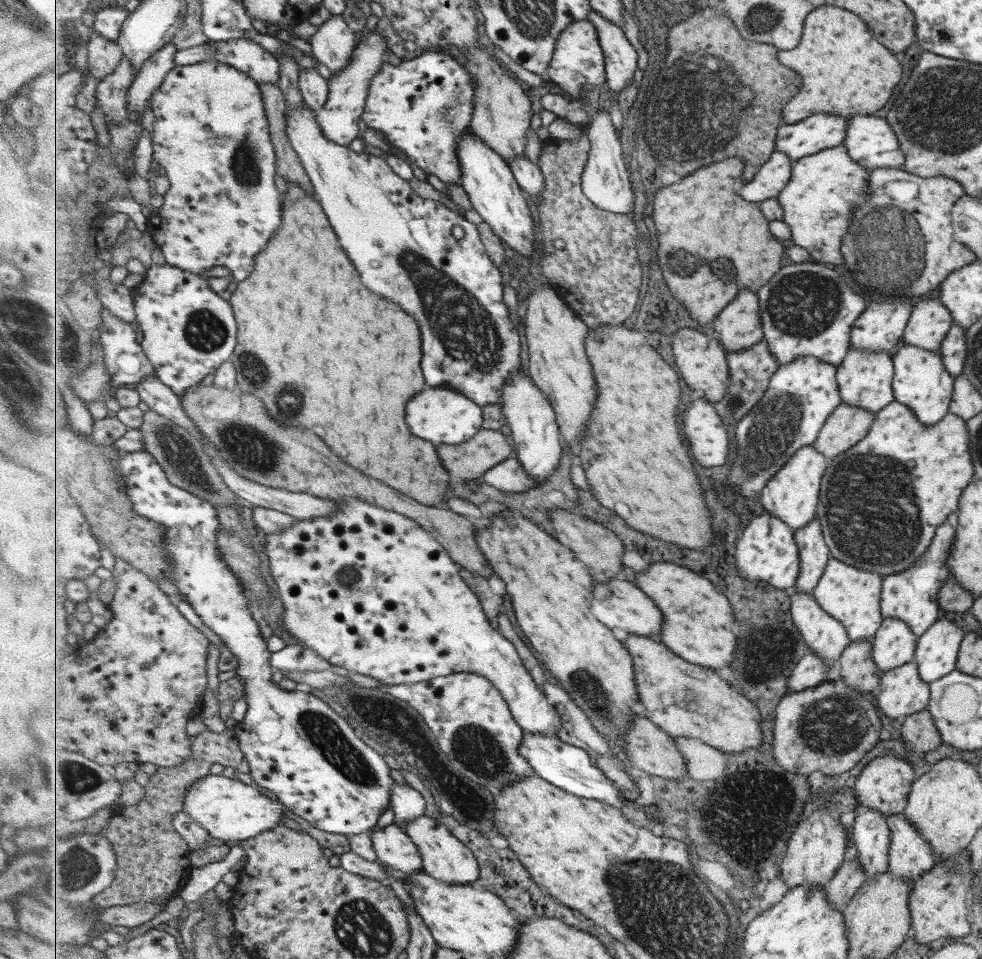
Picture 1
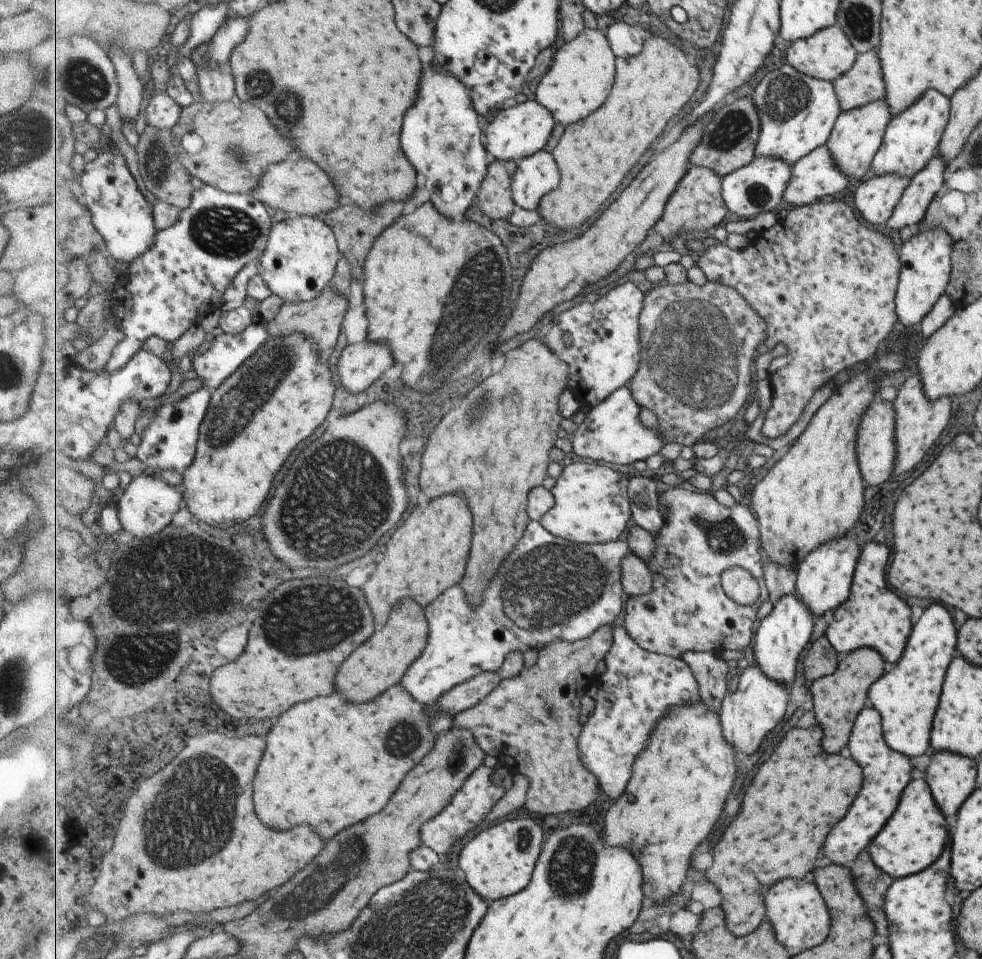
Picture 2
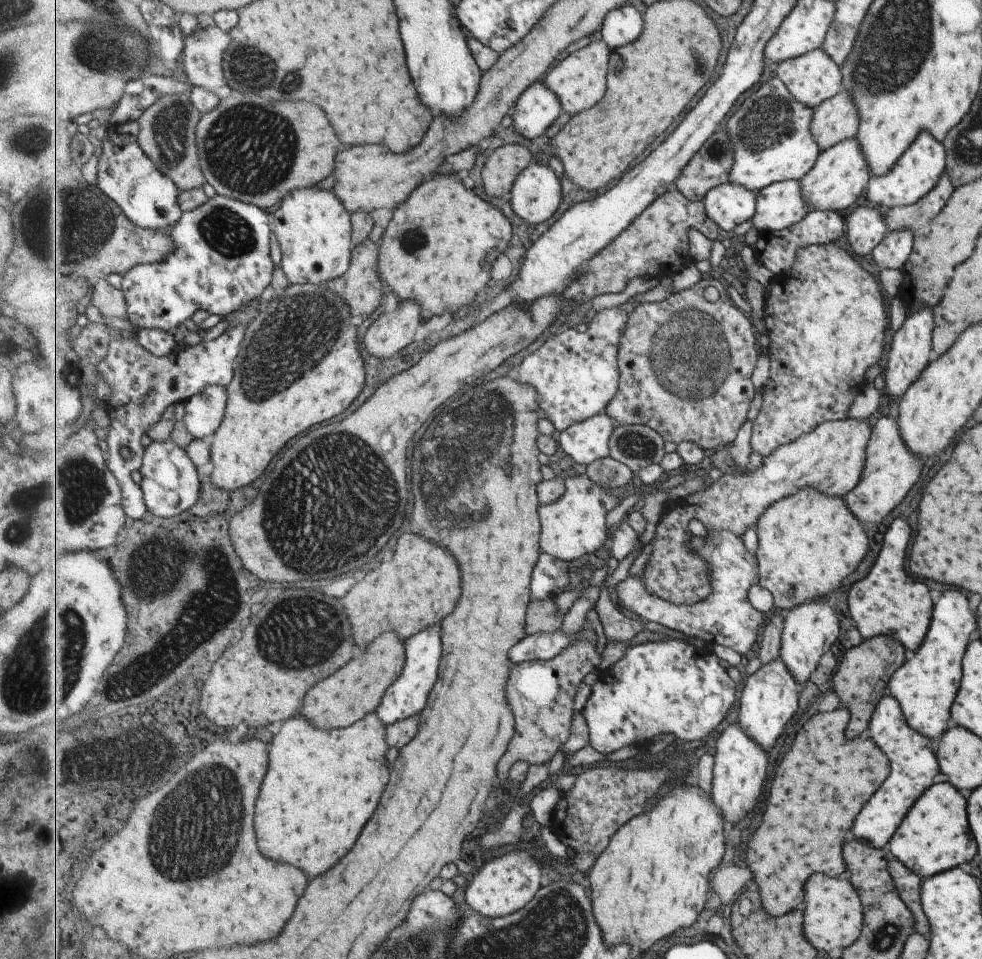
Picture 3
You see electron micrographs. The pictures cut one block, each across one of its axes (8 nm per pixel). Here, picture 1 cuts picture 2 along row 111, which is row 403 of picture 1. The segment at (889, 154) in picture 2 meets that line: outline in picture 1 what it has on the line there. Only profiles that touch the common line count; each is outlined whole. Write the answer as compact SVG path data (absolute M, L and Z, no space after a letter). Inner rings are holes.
M901 344L891 355L893 369L891 388L895 401L909 407L917 417L917 421L923 425L931 425L939 421L948 412L953 382L951 375L943 369L939 349L927 350Z

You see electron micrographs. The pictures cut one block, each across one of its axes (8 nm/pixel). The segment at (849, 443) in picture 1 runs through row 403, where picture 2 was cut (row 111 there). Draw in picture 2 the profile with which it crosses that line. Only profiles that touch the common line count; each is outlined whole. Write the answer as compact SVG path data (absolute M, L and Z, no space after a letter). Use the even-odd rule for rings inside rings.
M875 49L856 53L852 67L832 82L837 84L837 92L841 92L841 112L857 110L867 102L881 100L885 89Z

